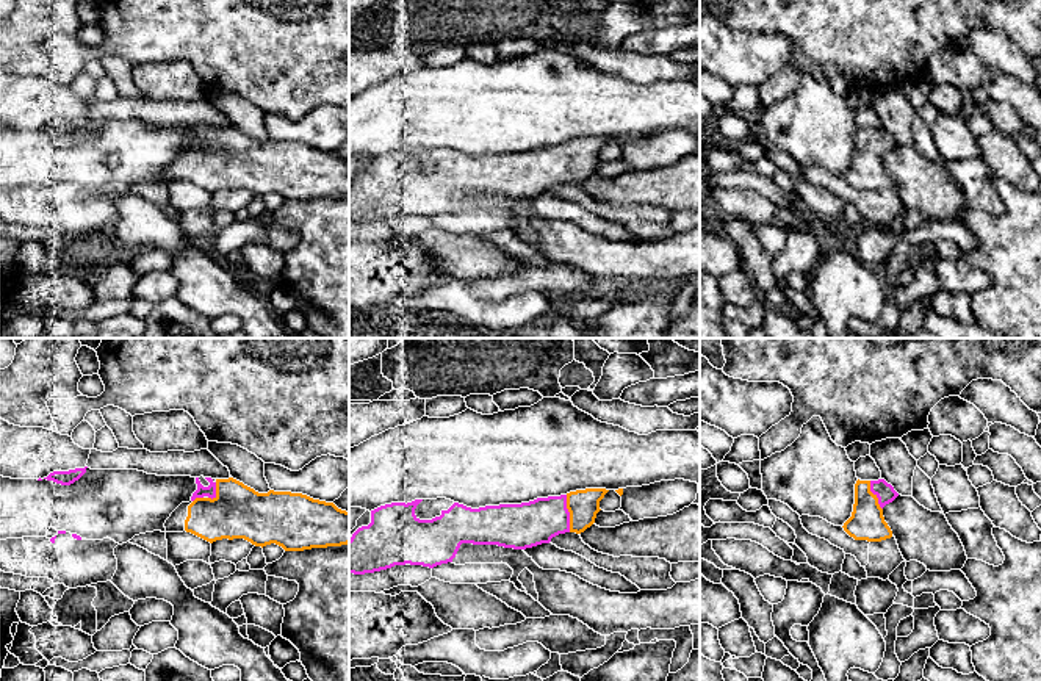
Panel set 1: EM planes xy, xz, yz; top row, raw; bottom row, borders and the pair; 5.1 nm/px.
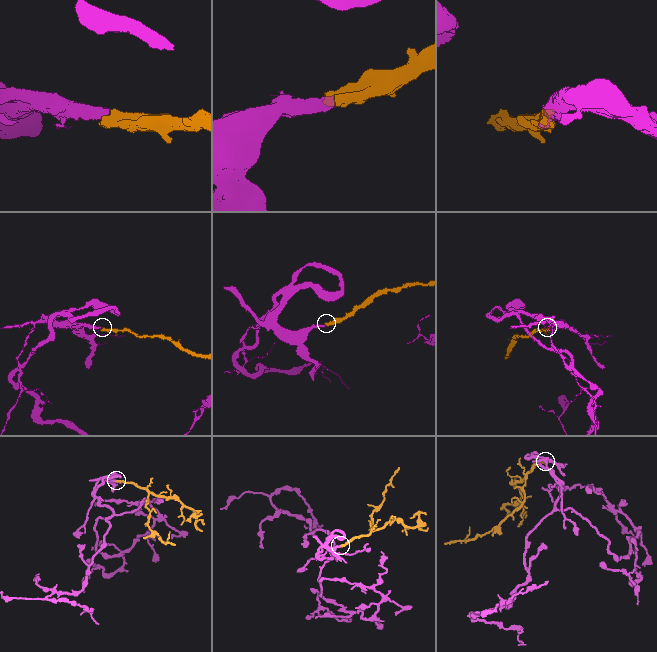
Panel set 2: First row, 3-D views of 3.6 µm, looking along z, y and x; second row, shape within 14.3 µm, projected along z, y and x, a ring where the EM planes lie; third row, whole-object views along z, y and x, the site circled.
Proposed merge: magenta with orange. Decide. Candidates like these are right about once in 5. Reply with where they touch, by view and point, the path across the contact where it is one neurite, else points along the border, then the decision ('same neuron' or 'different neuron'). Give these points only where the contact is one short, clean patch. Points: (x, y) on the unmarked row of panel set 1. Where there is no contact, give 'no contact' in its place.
meets magenta in xz at (569, 163); runs through xz (526, 174), (551, 165), (569, 163), (583, 154); same neuron

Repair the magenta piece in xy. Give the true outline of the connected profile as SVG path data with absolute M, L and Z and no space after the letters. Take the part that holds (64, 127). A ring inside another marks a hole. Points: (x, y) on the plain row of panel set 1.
M88 116L75 117L75 119L69 119L69 121L53 121L44 128L53 130L53 132L61 133L61 135L70 135L86 122L86 117Z

